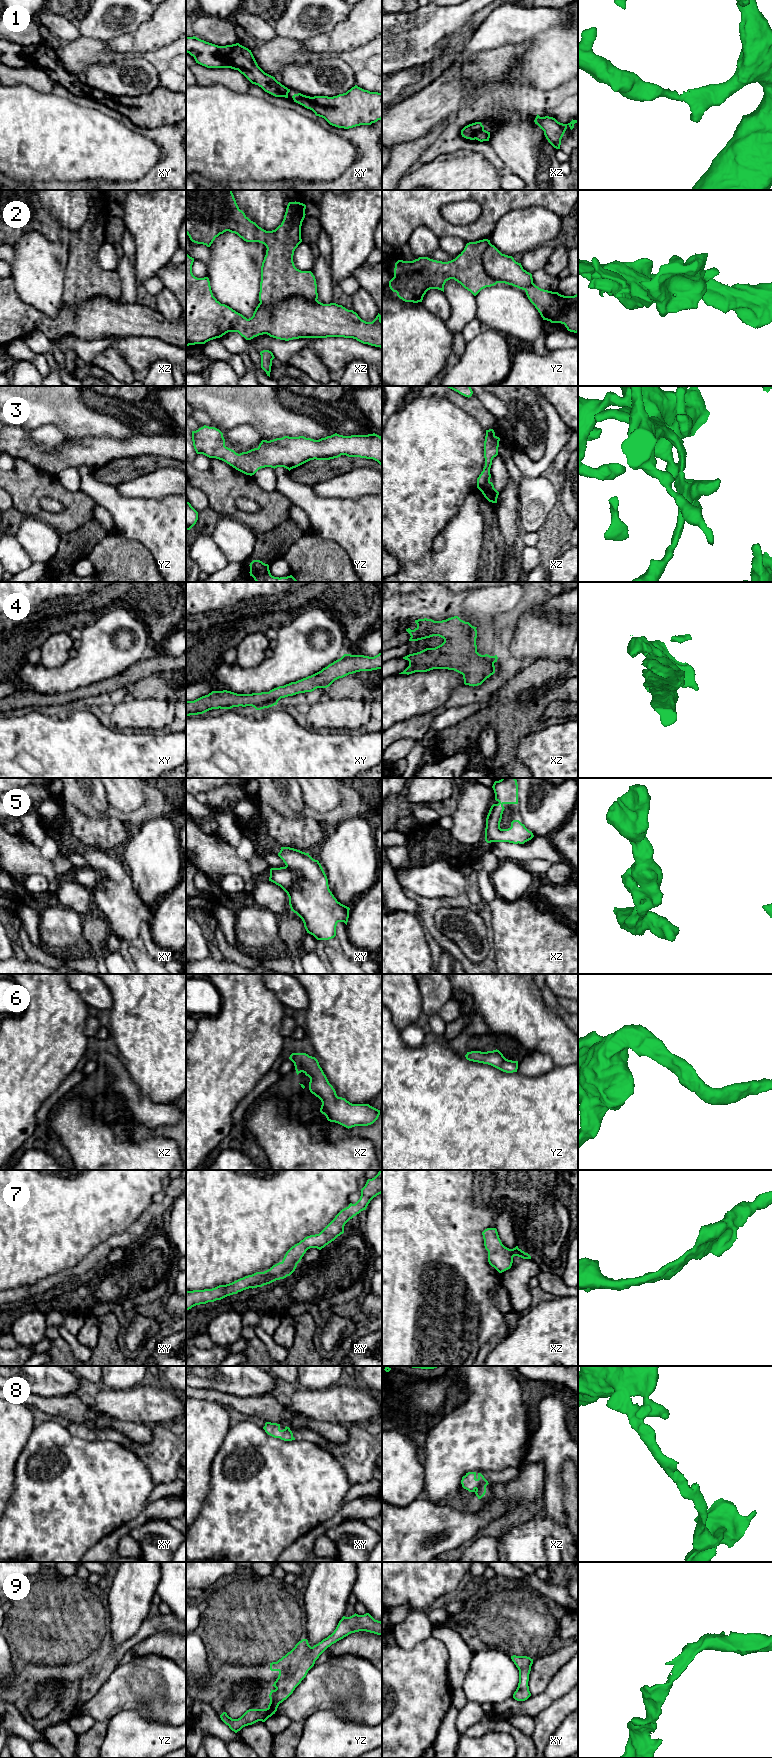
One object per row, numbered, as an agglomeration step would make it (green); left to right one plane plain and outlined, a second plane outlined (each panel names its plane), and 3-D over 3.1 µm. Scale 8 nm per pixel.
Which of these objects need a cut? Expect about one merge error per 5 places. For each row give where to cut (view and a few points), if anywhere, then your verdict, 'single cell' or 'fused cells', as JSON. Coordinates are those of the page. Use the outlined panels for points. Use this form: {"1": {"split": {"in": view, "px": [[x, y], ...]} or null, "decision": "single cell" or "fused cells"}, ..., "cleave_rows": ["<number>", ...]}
{"1": {"split": null, "decision": "single cell"}, "2": {"split": {"in": "xz", "px": [[316, 299], [289, 296], [273, 305], [260, 303]]}, "decision": "fused cells"}, "3": {"split": null, "decision": "single cell"}, "4": {"split": null, "decision": "single cell"}, "5": {"split": null, "decision": "single cell"}, "6": {"split": null, "decision": "single cell"}, "7": {"split": null, "decision": "single cell"}, "8": {"split": null, "decision": "single cell"}, "9": {"split": null, "decision": "single cell"}, "cleave_rows": ["2"]}

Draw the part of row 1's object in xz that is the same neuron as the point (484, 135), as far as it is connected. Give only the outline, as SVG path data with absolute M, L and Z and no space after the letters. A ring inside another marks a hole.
M475 122L465 126L461 130L462 137L470 140L478 140L480 142L489 141L490 132L484 129L481 122Z

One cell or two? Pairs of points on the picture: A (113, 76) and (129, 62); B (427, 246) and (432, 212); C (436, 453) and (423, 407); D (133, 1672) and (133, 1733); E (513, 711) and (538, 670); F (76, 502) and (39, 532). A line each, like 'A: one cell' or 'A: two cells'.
A: one cell
B: two cells
C: one cell
D: two cells
E: one cell
F: two cells

